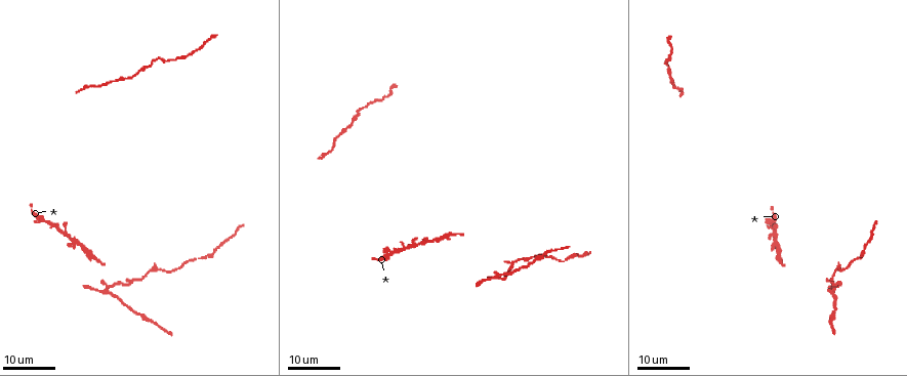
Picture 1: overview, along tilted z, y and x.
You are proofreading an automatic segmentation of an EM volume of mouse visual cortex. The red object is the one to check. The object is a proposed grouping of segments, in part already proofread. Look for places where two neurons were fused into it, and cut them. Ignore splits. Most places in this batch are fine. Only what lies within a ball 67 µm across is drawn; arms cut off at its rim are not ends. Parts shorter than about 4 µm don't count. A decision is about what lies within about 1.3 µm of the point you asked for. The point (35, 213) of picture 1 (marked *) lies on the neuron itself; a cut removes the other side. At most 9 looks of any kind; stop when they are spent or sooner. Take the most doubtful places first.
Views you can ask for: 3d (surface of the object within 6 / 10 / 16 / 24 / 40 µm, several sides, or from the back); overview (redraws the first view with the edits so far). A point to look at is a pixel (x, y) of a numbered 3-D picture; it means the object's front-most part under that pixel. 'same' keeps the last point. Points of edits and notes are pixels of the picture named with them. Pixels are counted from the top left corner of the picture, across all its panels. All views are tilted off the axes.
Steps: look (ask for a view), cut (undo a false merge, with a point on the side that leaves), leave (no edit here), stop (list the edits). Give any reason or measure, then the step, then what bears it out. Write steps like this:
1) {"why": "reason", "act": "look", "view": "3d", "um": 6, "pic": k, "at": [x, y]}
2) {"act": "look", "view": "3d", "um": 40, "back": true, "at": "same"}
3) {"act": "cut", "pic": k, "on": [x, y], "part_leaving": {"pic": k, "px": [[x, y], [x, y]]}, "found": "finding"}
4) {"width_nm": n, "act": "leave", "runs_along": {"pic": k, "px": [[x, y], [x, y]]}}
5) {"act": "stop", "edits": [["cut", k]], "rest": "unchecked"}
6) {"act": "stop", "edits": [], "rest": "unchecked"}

{"why": "thick turns thin", "act": "look", "view": "3d", "um": 24, "pic": 1, "at": [779, 259]}

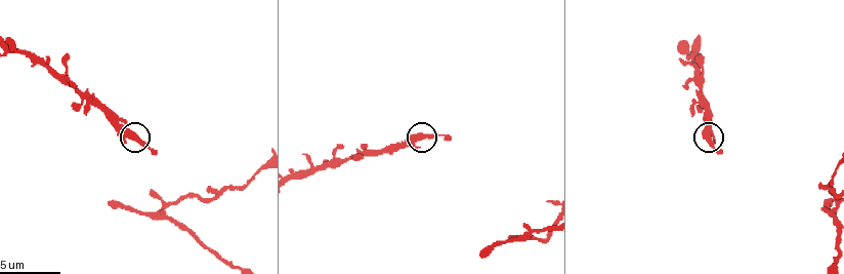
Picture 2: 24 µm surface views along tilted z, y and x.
{"why": "zoom in", "act": "look", "view": "3d", "um": 10, "pic": 2, "at": [425, 136]}

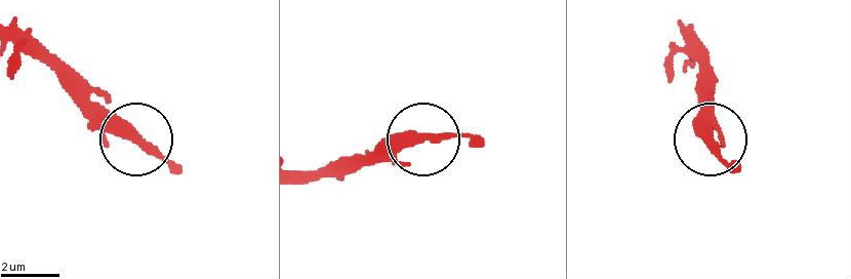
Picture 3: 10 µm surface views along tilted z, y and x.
{"act": "leave", "runs_along": {"pic": 3, "px": [[14, 26], [135, 138]]}, "found": "one neuron here"}

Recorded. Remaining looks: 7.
{"act": "look", "view": "3d", "um": 16, "pic": 2, "at": [346, 159]}

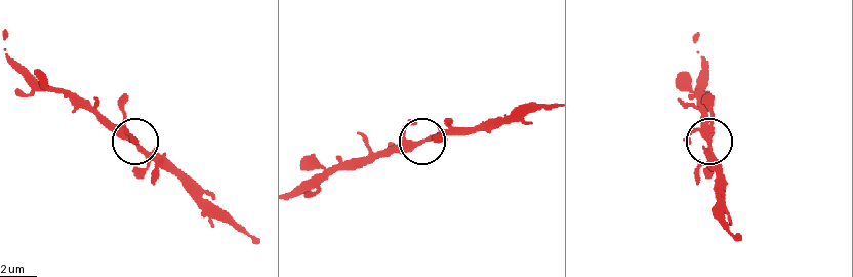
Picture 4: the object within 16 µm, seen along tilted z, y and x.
{"arms": 3, "act": "leave", "runs_along": {"pic": 4, "px": [[298, 193], [328, 173], [463, 130]]}, "found": "all the same neuron"}

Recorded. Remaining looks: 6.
{"why": "sudden change in width", "act": "look", "view": "3d", "um": 24, "pic": 1, "at": [532, 258]}

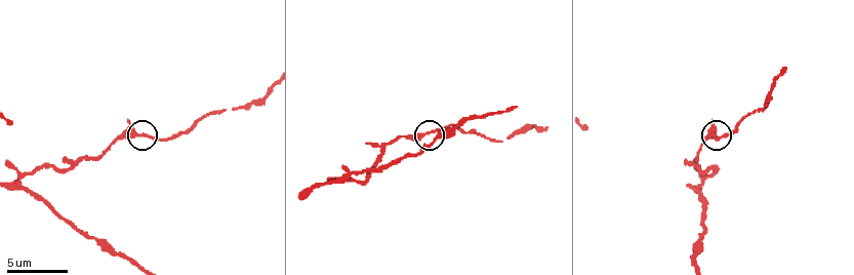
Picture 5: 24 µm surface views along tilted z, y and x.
{"act": "look", "view": "3d", "um": 10, "pic": 5, "at": [431, 131]}

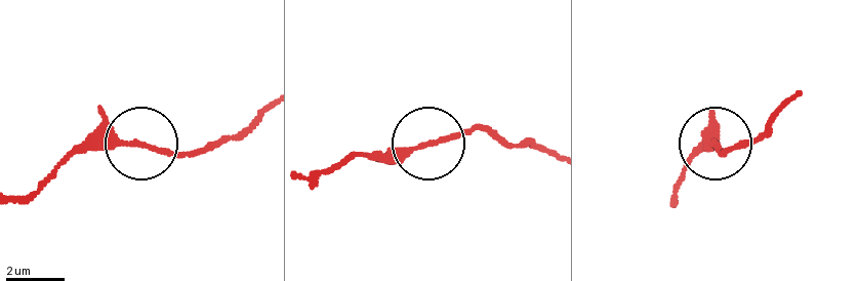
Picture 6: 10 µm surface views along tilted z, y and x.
{"act": "leave", "found": "one neuron here"}

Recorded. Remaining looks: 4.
{"why": "thick turns thin", "act": "look", "view": "3d", "um": 10, "pic": 5, "at": [242, 109]}

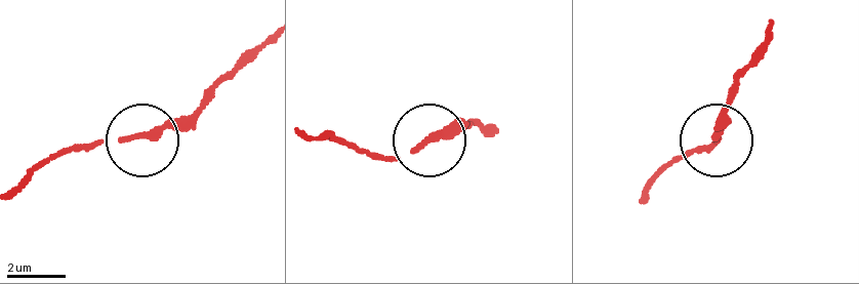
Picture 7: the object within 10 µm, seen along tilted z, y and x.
{"act": "look", "view": "3d", "um": 10, "back": true, "pic": 7, "at": [144, 135]}

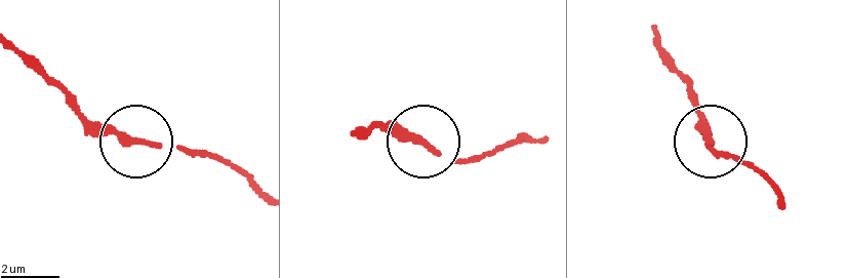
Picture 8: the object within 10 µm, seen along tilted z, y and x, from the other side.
{"width_nm": 190, "act": "leave", "runs_along": {"pic": 8, "px": [[259, 195], [214, 159], [130, 143], [94, 123], [61, 88]]}, "found": "continuous, no second neuron"}

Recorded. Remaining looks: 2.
{"act": "stop", "edits": [], "rest": "unchecked"}

